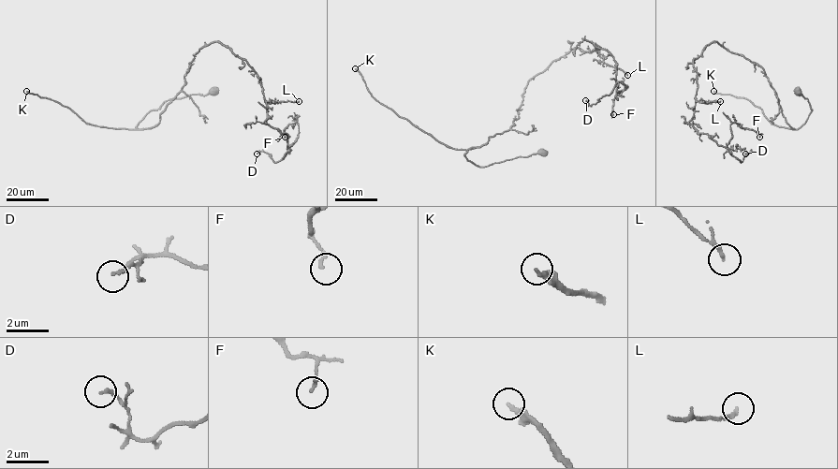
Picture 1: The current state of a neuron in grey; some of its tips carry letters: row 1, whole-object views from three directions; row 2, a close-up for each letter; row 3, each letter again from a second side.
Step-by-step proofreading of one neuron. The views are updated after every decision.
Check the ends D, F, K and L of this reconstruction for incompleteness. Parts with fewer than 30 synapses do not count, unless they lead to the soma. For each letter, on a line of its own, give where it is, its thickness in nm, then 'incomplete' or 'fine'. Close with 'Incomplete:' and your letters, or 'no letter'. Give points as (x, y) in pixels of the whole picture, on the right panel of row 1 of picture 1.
D: place (745, 153); calibre 130 nm; fine
F: place (759, 137); calibre 140 nm; fine
K: place (713, 91); calibre 240 nm; incomplete
L: place (720, 101); calibre 200 nm; fine
Incomplete: K

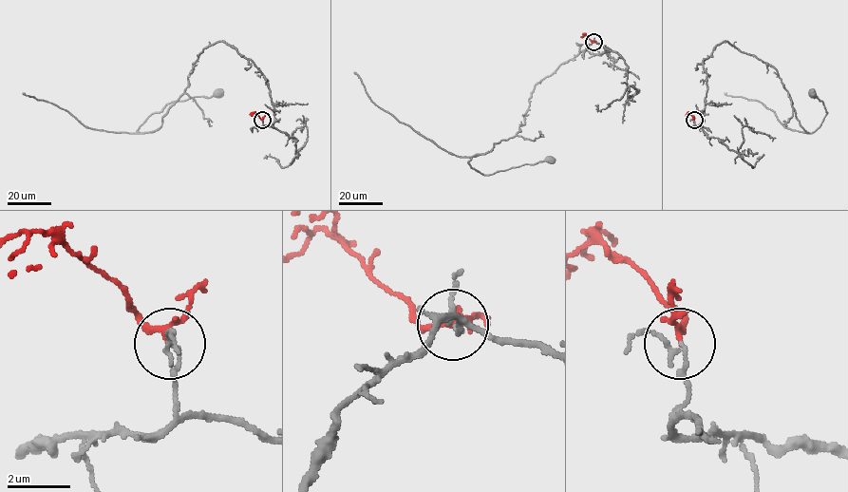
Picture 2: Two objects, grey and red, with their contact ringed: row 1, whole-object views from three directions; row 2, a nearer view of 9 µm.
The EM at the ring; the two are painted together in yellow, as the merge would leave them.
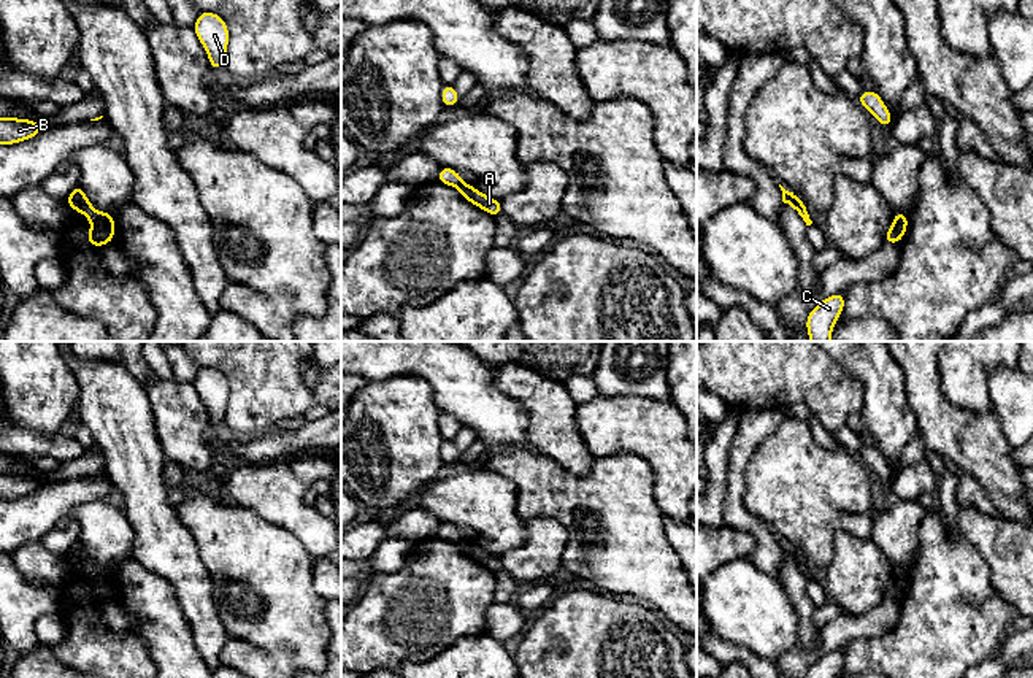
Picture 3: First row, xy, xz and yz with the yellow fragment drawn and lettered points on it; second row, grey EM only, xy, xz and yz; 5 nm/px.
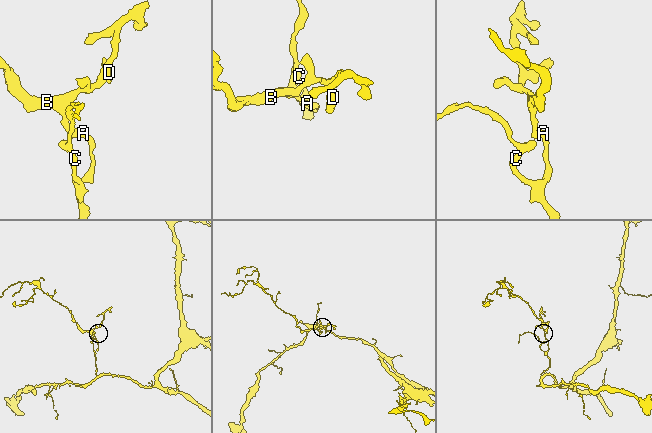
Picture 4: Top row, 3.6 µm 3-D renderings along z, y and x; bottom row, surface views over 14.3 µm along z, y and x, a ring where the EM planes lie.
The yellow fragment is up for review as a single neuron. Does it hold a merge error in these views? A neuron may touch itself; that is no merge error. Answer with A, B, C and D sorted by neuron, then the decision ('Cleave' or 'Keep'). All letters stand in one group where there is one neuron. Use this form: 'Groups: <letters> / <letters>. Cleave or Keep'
Groups: A C / B D. Cleave

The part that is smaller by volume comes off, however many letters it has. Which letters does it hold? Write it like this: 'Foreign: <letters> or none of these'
Foreign: B, D

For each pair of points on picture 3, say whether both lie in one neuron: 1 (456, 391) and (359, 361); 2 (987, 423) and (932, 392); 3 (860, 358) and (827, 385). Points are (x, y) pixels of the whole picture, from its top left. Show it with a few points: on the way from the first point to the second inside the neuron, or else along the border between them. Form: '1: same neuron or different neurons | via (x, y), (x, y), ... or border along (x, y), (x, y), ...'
1: same neuron | via (432, 367), (426, 361), (383, 361)
2: same neuron | via (973, 423), (956, 419), (943, 407)
3: different neurons | border along (832, 358), (860, 385), (864, 402)

